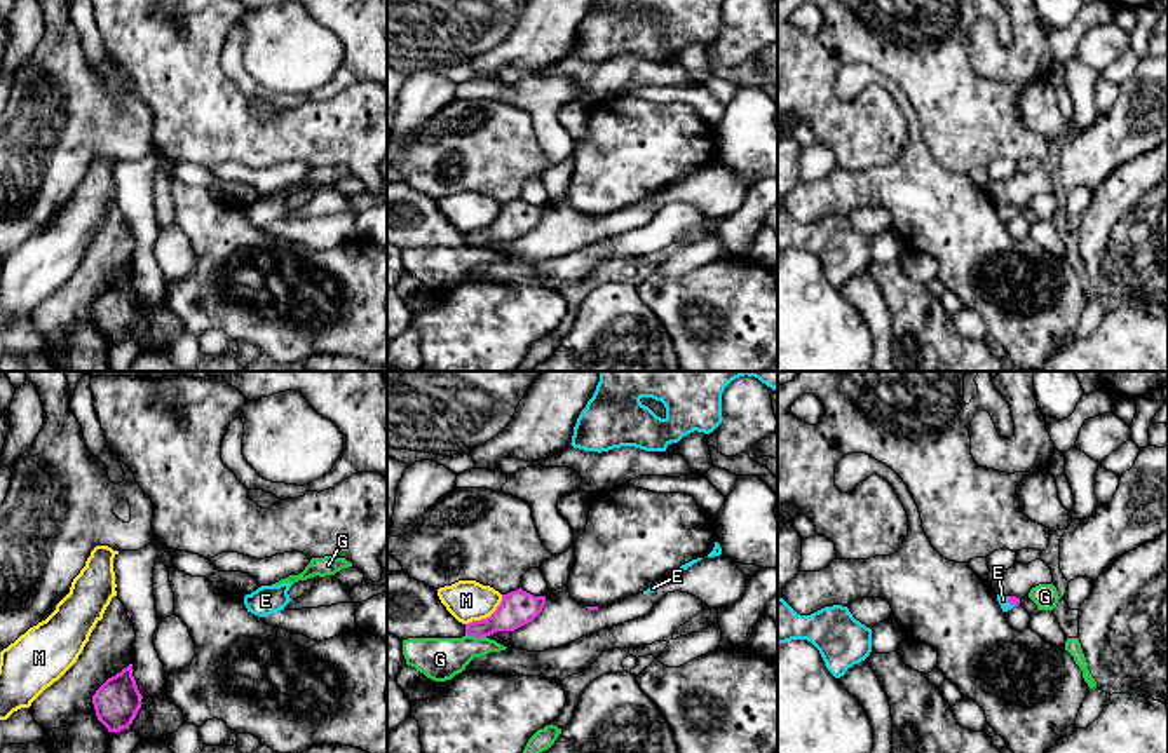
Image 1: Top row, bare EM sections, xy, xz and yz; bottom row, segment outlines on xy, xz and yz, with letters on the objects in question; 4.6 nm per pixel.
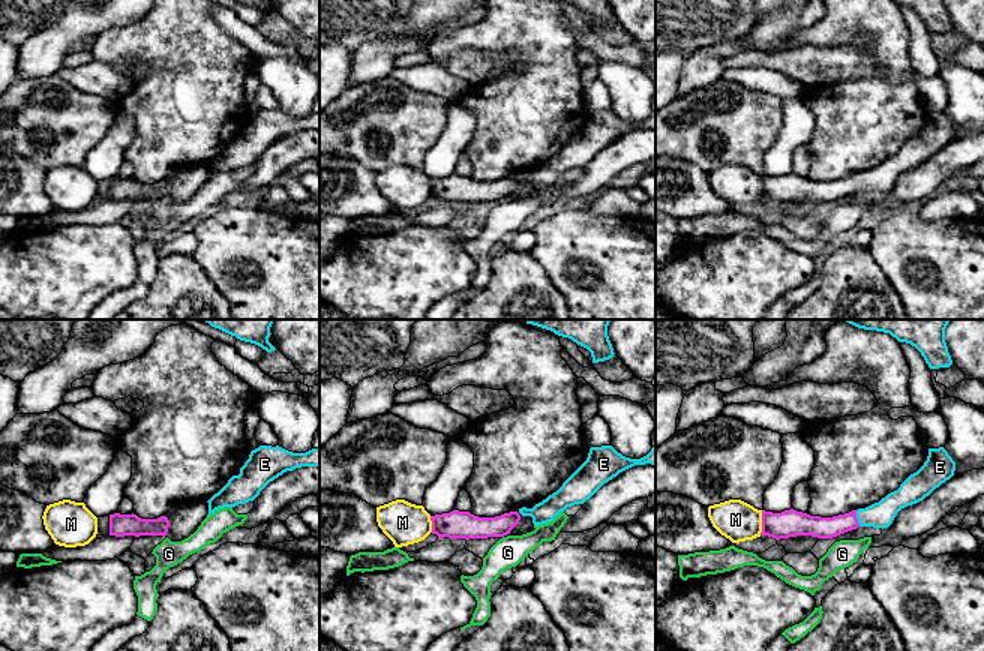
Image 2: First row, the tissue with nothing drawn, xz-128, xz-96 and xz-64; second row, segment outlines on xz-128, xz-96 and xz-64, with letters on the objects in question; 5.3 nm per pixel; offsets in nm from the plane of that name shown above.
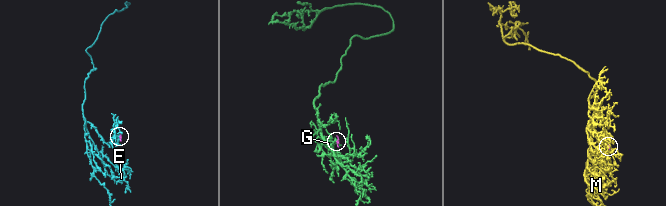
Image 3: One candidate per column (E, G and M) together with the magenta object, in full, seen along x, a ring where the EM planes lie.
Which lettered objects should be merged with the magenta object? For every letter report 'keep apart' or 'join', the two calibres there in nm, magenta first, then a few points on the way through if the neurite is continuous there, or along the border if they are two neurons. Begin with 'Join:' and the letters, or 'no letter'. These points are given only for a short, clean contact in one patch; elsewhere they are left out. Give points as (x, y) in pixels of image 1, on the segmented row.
Join: E
E: join; calibres 50 and 50 nm; way yz (1013, 600), (1010, 602), (1003, 600)
G: keep apart; calibres 160 and 200 nm; border xz (466, 635), (485, 637)
M: keep apart; calibres 160 and 190 nm

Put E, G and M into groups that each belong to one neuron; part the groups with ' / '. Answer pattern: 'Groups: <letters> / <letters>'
Groups: E / G / M

